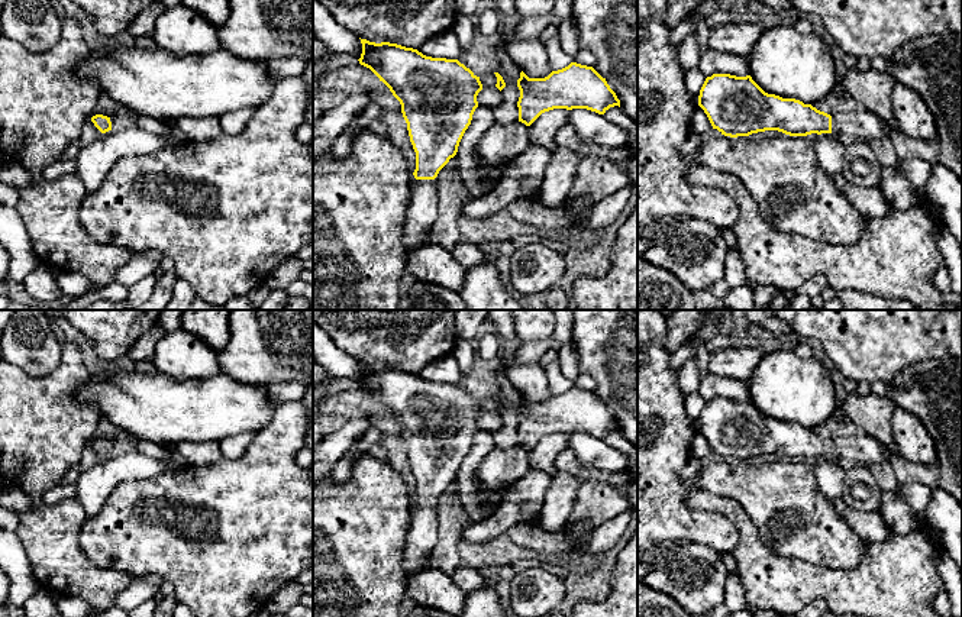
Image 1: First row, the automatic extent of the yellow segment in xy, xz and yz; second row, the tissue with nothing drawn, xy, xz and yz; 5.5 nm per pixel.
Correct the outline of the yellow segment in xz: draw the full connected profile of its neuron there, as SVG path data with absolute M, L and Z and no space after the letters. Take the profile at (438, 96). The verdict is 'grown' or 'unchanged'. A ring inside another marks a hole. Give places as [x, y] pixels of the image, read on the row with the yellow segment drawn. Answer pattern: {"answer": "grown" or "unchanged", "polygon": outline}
{"answer": "grown", "polygon": "M361 39L361 65L369 68L401 104L410 142L416 152L414 182L409 201L403 236L404 252L426 242L426 233L438 217L438 191L435 178L458 152L459 142L471 125L478 107L477 96L482 90L480 77L458 59L426 56L417 49L390 42Z"}

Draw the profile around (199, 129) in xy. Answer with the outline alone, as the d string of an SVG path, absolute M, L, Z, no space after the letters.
M183 116L178 117L174 125L187 135L190 140L206 142L216 138L219 130L219 117L206 116L206 117L191 117Z

